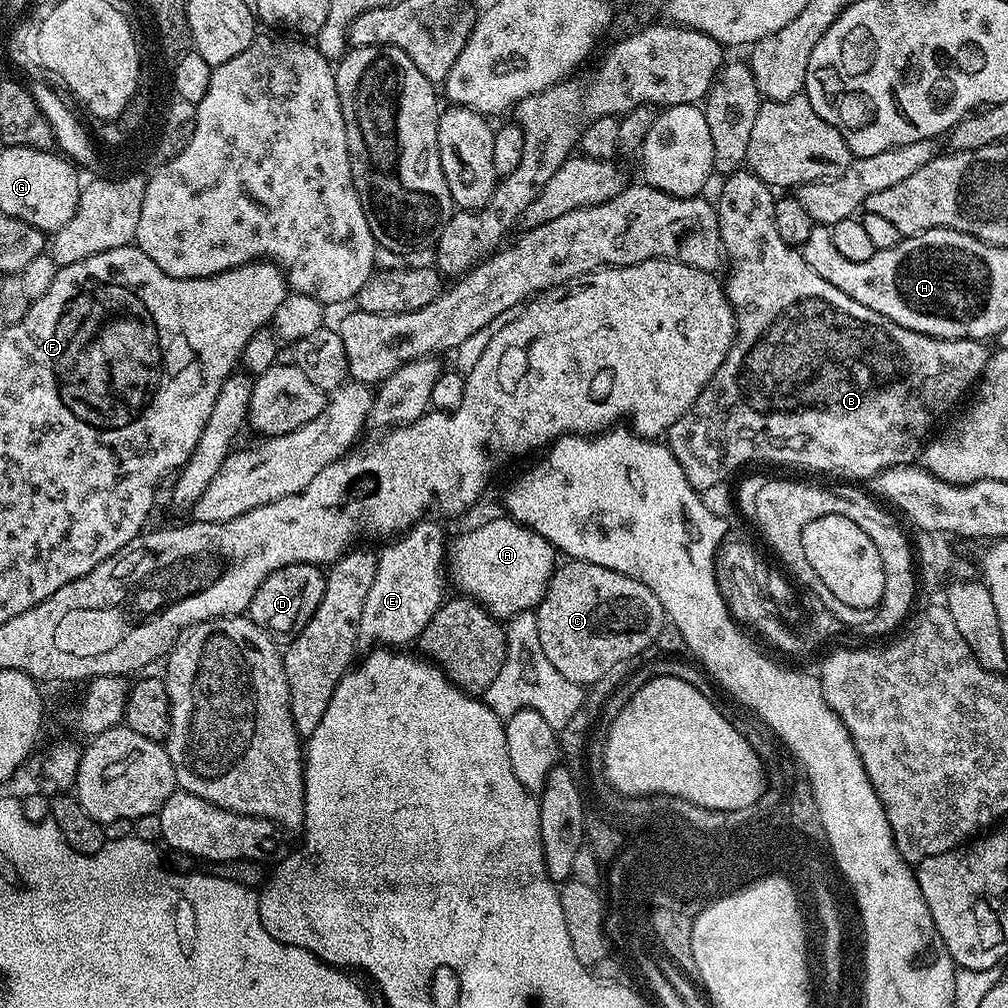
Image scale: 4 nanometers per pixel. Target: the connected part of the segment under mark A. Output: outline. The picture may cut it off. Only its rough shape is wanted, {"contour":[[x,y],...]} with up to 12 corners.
{"contour":[[501,514],[450,548],[450,576],[497,620],[531,612],[558,553]]}

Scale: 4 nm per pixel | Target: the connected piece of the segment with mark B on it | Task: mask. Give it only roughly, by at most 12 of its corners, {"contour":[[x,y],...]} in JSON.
{"contour":[[751,170],[714,207],[736,341],[666,433],[703,494],[751,460],[868,481],[989,349],[806,266]]}

